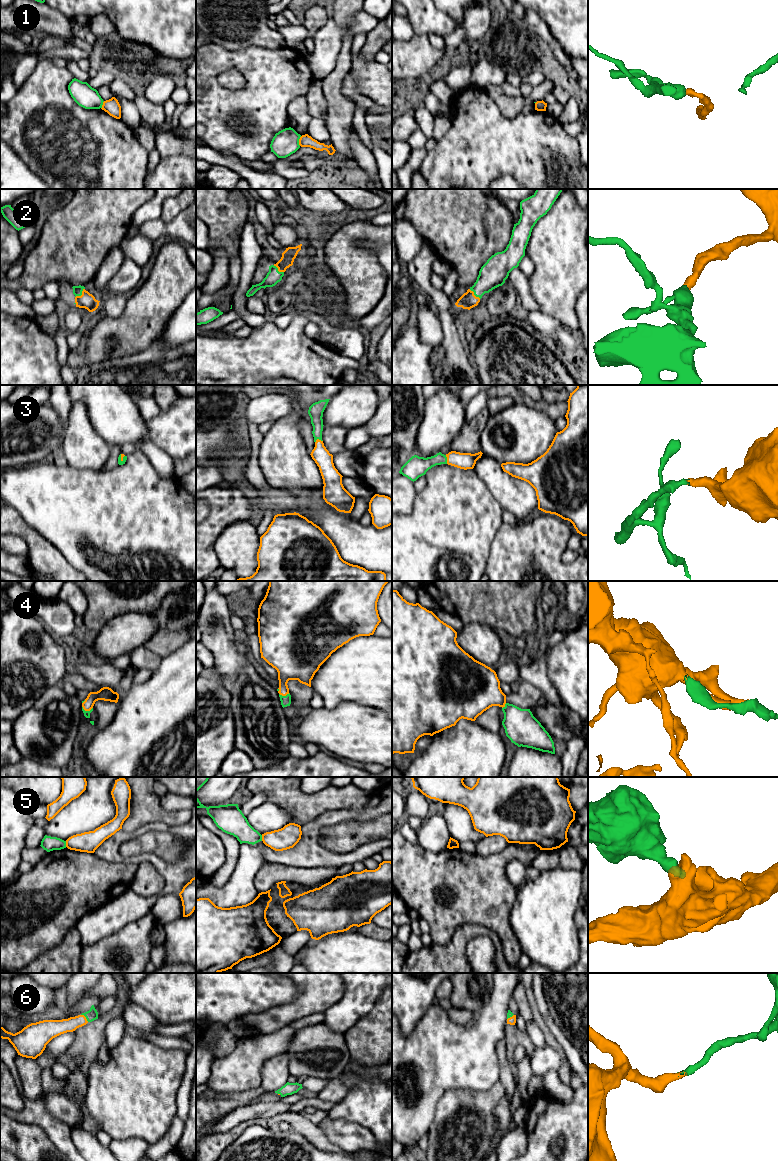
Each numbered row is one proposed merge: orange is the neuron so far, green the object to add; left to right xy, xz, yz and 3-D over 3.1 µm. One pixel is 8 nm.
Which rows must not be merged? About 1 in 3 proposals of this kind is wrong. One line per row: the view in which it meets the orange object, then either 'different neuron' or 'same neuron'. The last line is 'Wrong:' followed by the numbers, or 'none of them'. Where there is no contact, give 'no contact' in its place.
1: contact in xz; different neuron
2: contact in xy; same neuron
3: contact in xz; same neuron
4: contact in xz; same neuron
5: contact in xy; different neuron
6: contact in xy; same neuron
Wrong: 1, 5

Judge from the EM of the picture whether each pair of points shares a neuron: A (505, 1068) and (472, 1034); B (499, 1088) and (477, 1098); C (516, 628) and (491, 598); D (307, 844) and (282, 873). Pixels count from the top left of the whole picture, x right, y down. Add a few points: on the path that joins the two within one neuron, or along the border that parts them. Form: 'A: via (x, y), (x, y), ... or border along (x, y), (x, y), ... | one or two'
A: border along (503, 1038), (496, 1045), (500, 1079) | two
B: via (494, 1093), (489, 1098), (482, 1098) | one
C: via (514, 621), (498, 605) | one
D: border along (265, 860), (271, 863), (311, 869) | two

